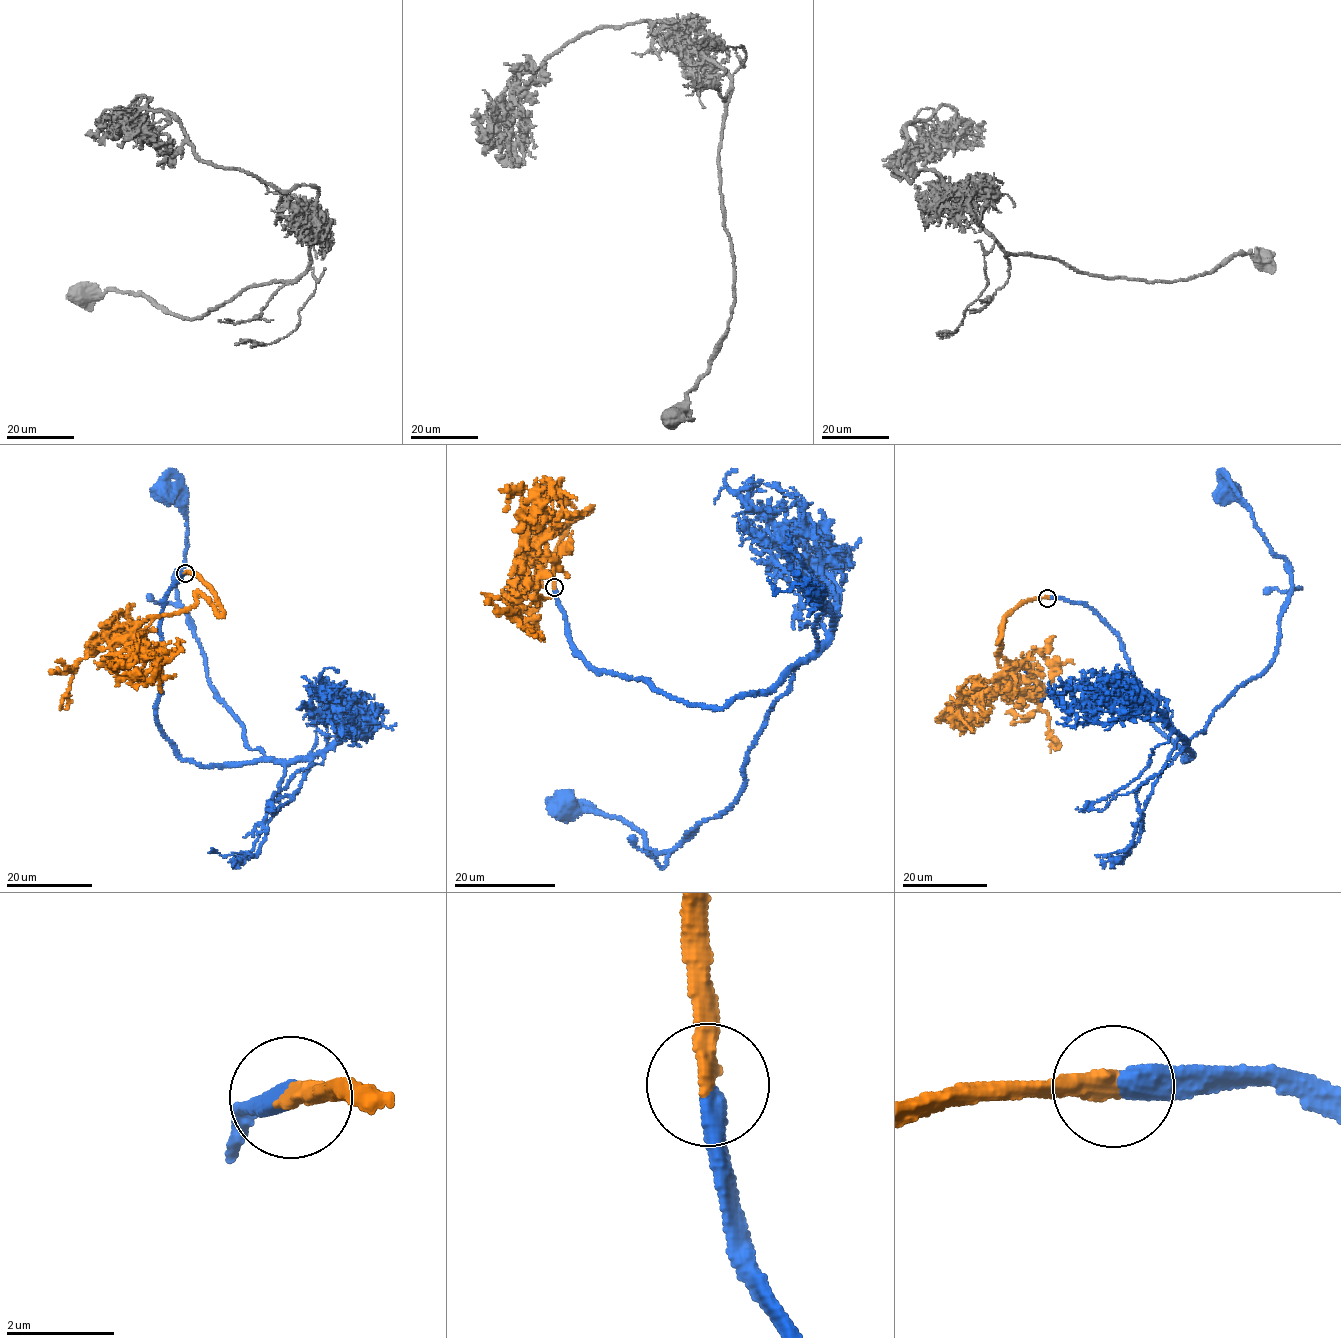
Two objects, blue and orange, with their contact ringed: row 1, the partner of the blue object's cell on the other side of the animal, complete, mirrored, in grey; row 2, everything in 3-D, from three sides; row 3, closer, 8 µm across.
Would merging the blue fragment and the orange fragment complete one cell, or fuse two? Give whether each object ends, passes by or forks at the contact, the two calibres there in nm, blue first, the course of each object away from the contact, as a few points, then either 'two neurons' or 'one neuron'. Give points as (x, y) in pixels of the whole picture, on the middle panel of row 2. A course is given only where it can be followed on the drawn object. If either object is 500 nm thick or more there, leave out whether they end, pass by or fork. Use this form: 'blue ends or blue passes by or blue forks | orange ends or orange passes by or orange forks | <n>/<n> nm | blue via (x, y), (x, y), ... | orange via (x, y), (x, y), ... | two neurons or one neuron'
blue ends | orange ends | 480/420 nm | blue via (554, 587), (591, 667), (672, 697), (723, 707), (794, 670), (736, 798), (672, 849), (563, 806) | orange via (554, 587), (557, 548), (591, 507), (535, 541), (514, 605), (523, 607), (515, 616), (522, 629), (534, 630) | one neuron

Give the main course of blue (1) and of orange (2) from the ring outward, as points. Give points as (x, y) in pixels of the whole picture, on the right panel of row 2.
1: (1047, 597), (1086, 604), (1117, 635), (1152, 725), (1194, 757), (1190, 740), (1270, 662), (1291, 588), (1227, 492)
2: (1047, 597), (1019, 603), (1005, 618), (997, 651), (1009, 661), (1031, 666), (1038, 703), (1048, 717), (1050, 753)

